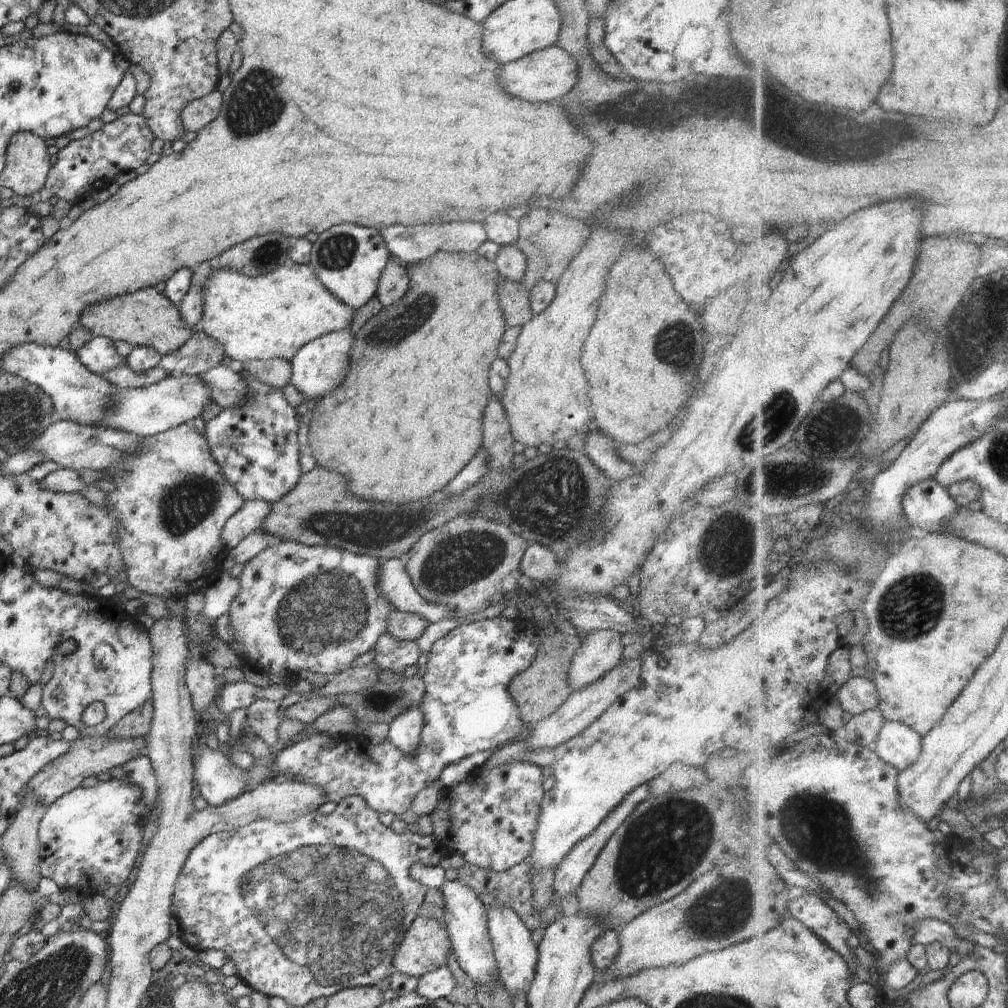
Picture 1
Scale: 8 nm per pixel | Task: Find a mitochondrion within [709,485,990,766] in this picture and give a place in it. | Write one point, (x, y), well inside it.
(911, 608)

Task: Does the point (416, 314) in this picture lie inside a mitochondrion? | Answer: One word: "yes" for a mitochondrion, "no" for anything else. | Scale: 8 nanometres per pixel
yes

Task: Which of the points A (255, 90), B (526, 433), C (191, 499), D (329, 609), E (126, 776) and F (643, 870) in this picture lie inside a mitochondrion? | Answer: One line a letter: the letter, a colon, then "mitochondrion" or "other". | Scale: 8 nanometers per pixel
A: mitochondrion
B: other
C: mitochondrion
D: mitochondrion
E: other
F: mitochondrion

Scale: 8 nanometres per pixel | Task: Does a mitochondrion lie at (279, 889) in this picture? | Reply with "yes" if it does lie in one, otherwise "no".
yes

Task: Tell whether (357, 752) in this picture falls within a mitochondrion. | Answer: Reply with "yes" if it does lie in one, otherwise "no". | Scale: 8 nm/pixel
no

